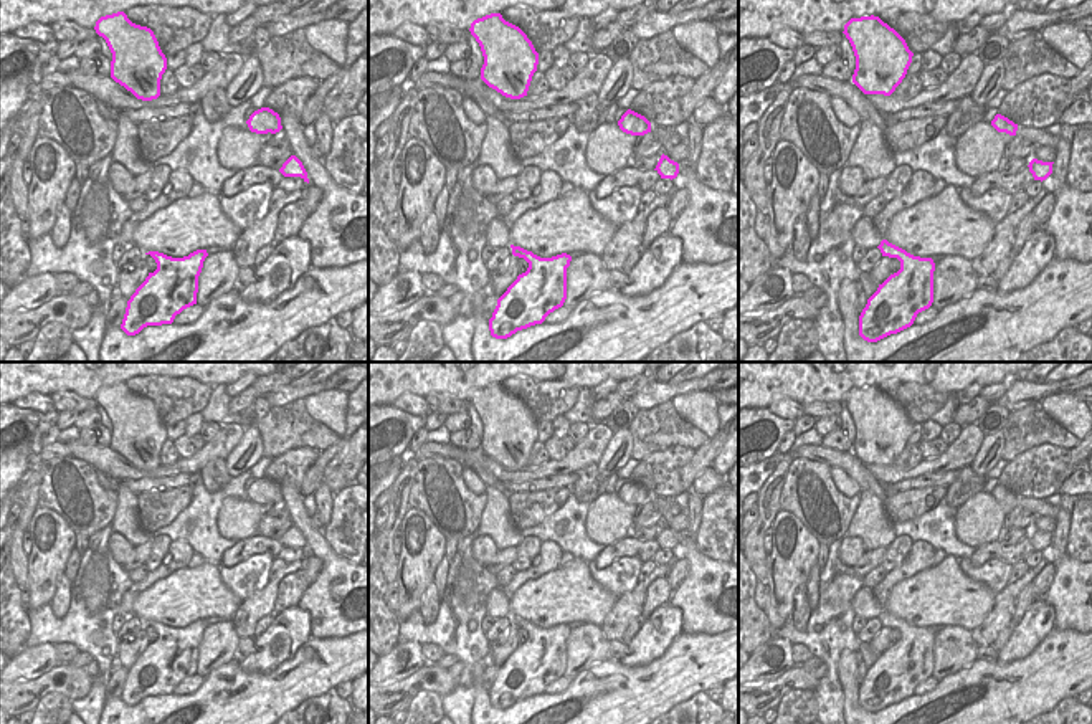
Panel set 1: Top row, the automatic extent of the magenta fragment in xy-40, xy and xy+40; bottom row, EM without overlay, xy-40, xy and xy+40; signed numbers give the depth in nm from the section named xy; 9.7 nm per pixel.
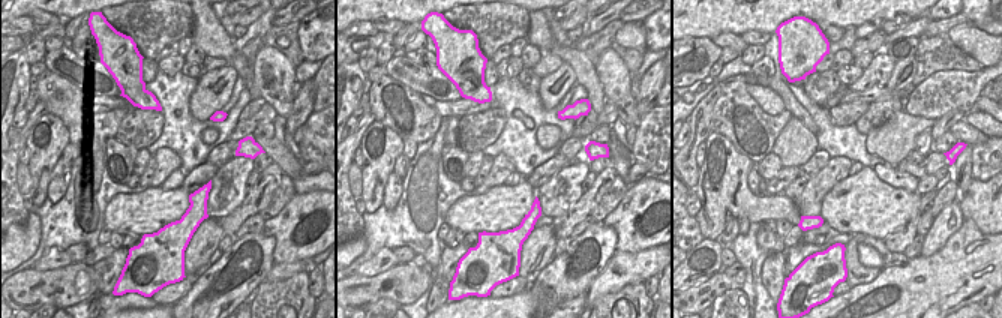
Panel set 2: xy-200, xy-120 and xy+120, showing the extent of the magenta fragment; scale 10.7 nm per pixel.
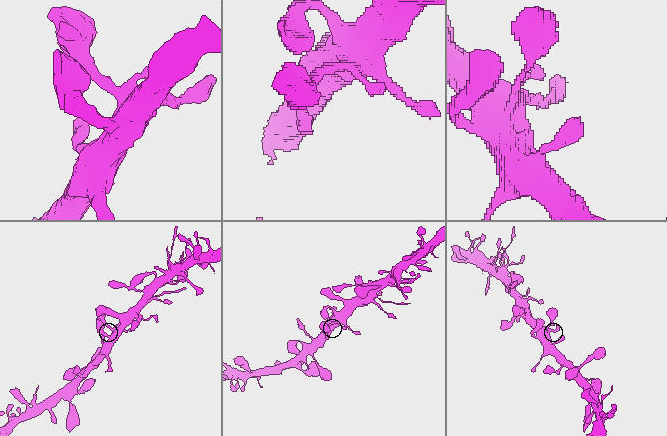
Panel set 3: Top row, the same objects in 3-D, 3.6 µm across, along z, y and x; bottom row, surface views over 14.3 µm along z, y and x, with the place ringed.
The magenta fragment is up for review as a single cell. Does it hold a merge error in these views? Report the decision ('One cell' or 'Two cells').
One cell.

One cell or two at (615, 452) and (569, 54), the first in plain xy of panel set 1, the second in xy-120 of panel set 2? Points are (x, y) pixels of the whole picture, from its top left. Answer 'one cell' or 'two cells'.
two cells

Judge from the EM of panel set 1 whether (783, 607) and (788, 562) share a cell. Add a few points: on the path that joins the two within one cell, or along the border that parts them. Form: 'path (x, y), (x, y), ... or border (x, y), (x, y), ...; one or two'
path (785, 595), (785, 574); one

